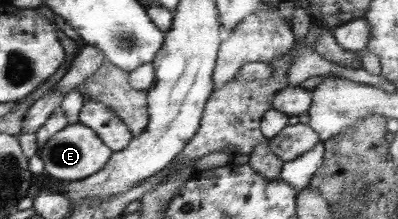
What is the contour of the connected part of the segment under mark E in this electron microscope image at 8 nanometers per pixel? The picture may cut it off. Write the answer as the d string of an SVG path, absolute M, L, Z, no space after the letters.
M79 121L65 125L59 132L55 132L47 142L38 149L38 157L44 164L44 173L59 181L78 181L90 177L101 170L109 160L112 150L88 126Z

